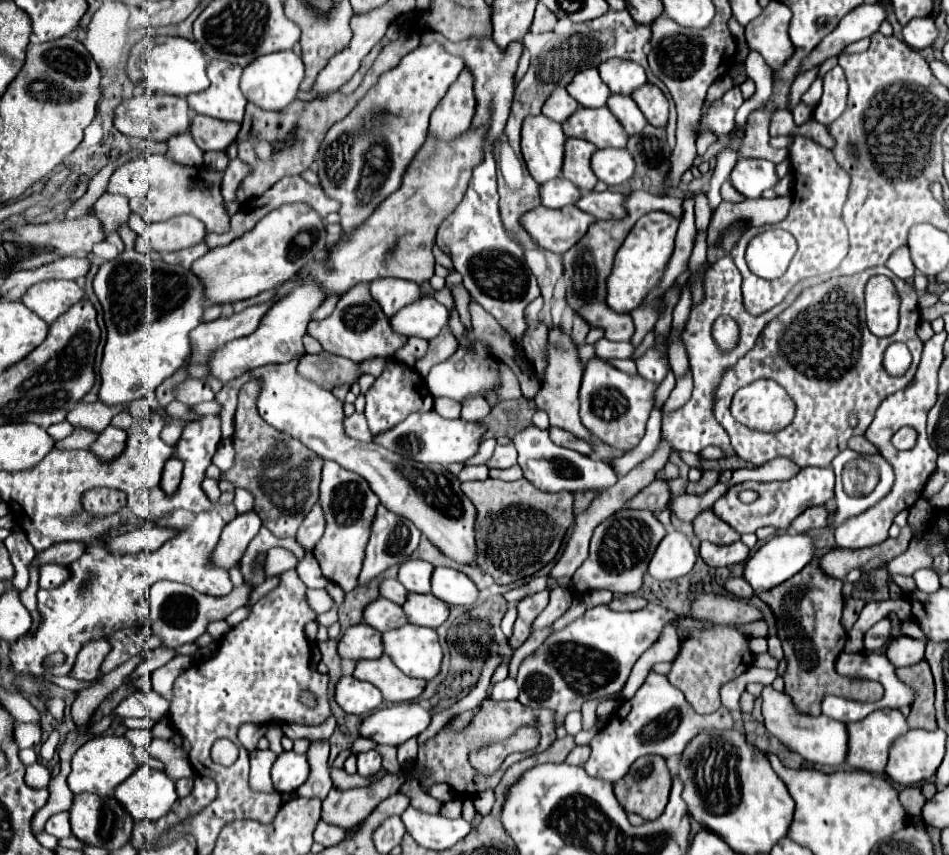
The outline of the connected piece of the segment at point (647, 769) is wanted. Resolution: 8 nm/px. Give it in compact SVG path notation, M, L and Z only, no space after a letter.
M645 755L645 757L637 759L631 765L631 773L627 777L619 779L613 785L613 789L615 789L617 801L621 803L621 807L627 813L637 813L645 821L653 821L653 819L657 819L663 813L663 809L667 805L669 791L671 791L671 773L669 773L663 757L659 757L659 755Z

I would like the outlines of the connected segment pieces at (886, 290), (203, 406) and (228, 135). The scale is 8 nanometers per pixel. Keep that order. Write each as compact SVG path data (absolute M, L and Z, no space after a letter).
M885 275L871 277L865 287L866 324L873 335L893 335L899 324L900 298Z
M213 400L213 401L203 402L190 406L190 409L193 413L196 413L200 417L202 417L211 414L218 415L221 406L219 405L219 403L217 403L217 401Z
M195 115L191 123L191 135L203 151L225 151L235 141L239 129L239 123L219 121L203 115Z

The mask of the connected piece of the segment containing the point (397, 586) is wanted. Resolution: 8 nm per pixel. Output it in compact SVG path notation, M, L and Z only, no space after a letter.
M385 579L379 587L381 591L381 597L397 603L397 605L403 605L405 599L407 599L407 589L397 581L397 579Z

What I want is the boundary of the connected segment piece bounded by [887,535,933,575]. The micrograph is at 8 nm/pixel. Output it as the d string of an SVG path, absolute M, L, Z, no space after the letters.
M923 535L911 539L911 545L905 553L897 555L895 559L889 561L887 569L889 573L895 575L913 575L917 569L923 567L931 567L931 557L927 557L927 553L923 553Z

